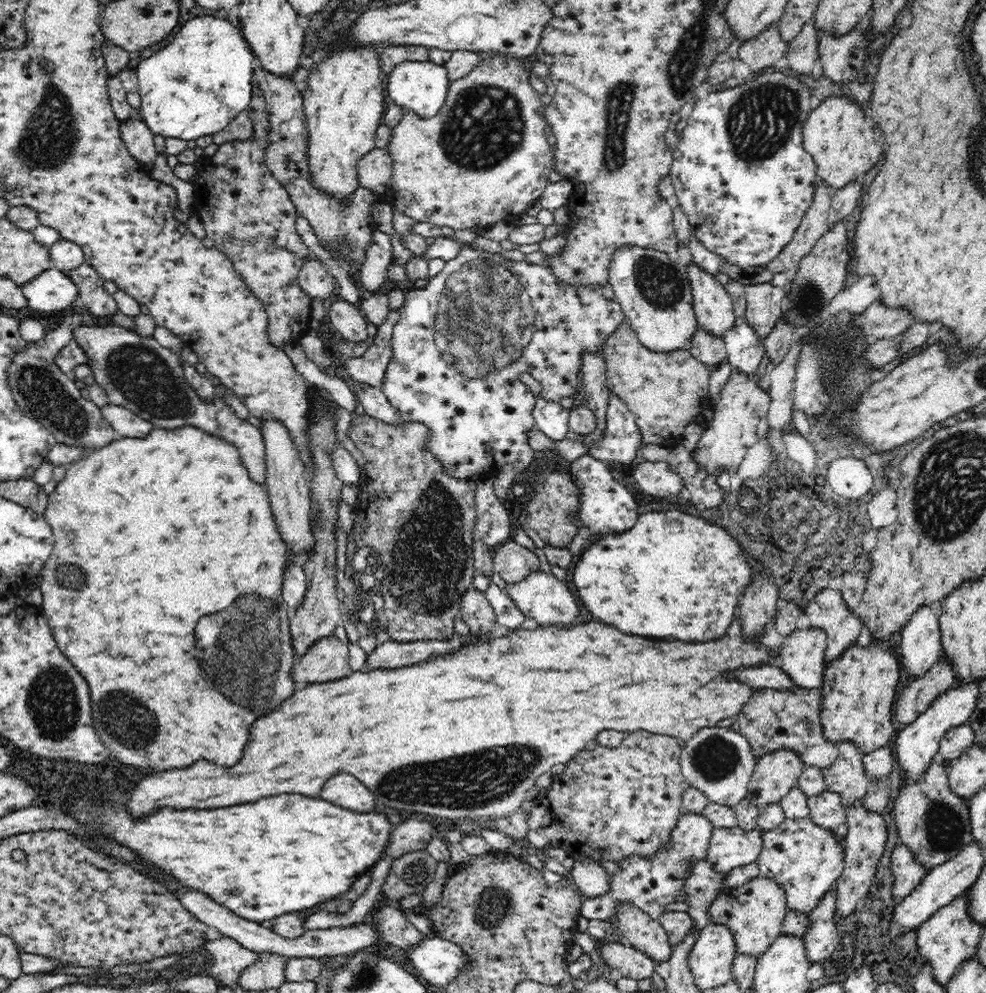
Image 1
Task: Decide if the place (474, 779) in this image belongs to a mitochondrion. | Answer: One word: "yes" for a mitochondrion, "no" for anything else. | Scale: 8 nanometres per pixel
yes

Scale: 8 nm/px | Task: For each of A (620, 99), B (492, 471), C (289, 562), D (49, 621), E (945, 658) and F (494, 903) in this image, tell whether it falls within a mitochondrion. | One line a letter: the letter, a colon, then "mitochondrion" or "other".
A: mitochondrion
B: other
C: other
D: other
E: other
F: mitochondrion

